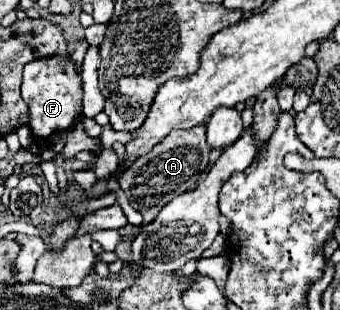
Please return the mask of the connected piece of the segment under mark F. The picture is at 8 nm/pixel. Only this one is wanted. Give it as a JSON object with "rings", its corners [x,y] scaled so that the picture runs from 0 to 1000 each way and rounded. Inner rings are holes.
{"rings":[[[147,184],[82,203],[71,216],[65,319],[88,352],[88,423],[100,429],[100,442],[135,448],[171,423],[206,416],[224,365],[241,345],[241,255],[224,242],[212,190]]]}

